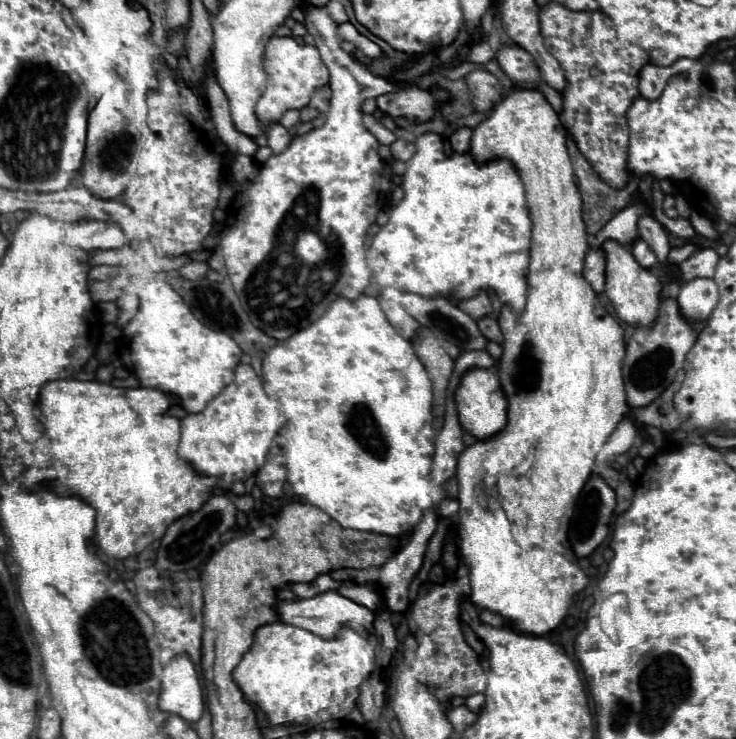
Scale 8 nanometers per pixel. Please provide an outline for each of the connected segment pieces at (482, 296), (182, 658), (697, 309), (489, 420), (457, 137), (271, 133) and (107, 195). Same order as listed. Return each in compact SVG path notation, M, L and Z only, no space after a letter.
M480 291L474 297L462 299L458 307L462 307L462 311L466 311L476 321L482 319L482 317L486 317L486 315L492 315L492 303L490 303L490 299L488 299L488 295L484 291Z
M186 653L170 659L170 663L164 667L160 683L160 711L178 715L186 723L196 723L202 717L202 687L196 667Z
M692 279L680 287L678 305L682 307L682 315L688 319L704 321L710 317L712 309L718 305L718 285L714 279Z
M474 367L466 371L454 393L454 401L456 401L460 425L476 439L488 439L490 435L496 435L498 431L502 431L502 427L506 425L506 397L502 395L500 381L494 369Z
M462 127L458 129L452 137L450 137L450 145L456 153L468 153L470 149L470 137L472 137L472 129L468 127Z
M270 123L266 127L266 137L268 137L268 147L278 153L278 151L284 151L292 139L292 135L288 133L288 129L280 123Z
M118 79L112 91L104 93L96 107L88 113L88 131L86 131L86 149L84 159L78 175L78 185L86 187L92 195L100 199L118 199L124 189L128 187L130 179L138 167L138 153L144 147L138 129L128 123L128 117L122 113L132 115L130 103L130 89L128 83Z

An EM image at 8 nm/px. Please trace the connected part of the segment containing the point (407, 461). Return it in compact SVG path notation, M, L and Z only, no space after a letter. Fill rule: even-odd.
M360 295L356 301L350 299L334 299L332 305L326 309L326 313L308 325L306 329L294 333L286 341L272 347L262 363L262 383L264 391L270 399L274 399L284 413L286 421L292 423L286 429L286 469L288 469L288 483L292 485L294 493L304 499L308 505L314 505L322 509L326 515L330 515L334 521L338 521L344 529L356 529L356 531L368 531L388 537L400 537L408 533L412 527L416 527L422 519L422 513L432 507L432 489L434 481L430 477L432 467L432 455L434 455L434 427L432 427L432 383L430 377L420 363L420 359L414 355L412 343L406 341L398 331L388 323L380 303L376 297Z

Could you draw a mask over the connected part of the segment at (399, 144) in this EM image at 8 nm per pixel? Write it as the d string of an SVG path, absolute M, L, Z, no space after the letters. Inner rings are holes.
M404 139L394 141L394 143L390 145L390 149L392 149L392 157L398 159L398 161L408 161L408 159L414 155L414 151L416 151L414 143L408 143L408 141L404 141Z

